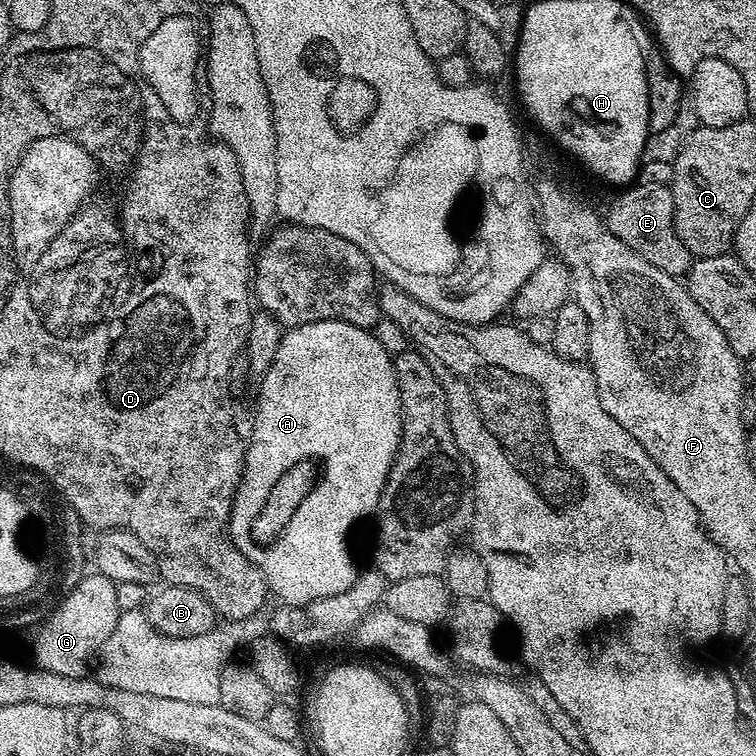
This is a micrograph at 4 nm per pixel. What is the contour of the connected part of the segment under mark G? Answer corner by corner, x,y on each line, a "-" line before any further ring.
99,574
82,577
80,586
64,598
60,612
50,616
52,623
41,633
40,641
36,640
30,645
30,648
37,651
42,665
56,672
68,673
69,678
85,675
84,663
99,653
106,638
114,634
114,626
118,626
121,610
116,585
115,580

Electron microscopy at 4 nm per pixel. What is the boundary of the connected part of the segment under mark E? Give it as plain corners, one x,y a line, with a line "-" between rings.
662,184
628,186
606,211
606,223
619,240
626,242
634,254
646,258
650,266
658,266
666,274
680,278
691,270
694,257
678,238
674,226
674,198
671,187

